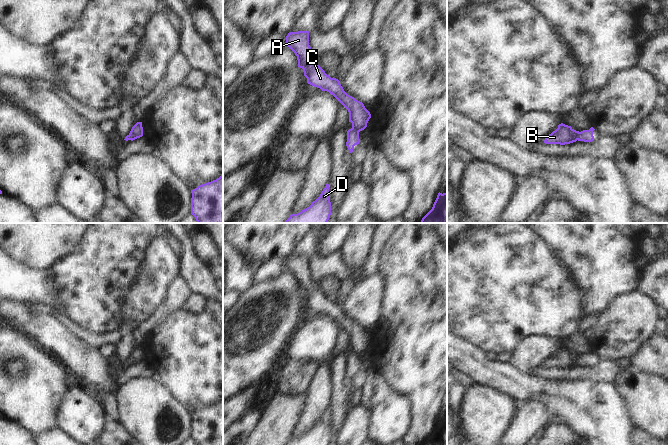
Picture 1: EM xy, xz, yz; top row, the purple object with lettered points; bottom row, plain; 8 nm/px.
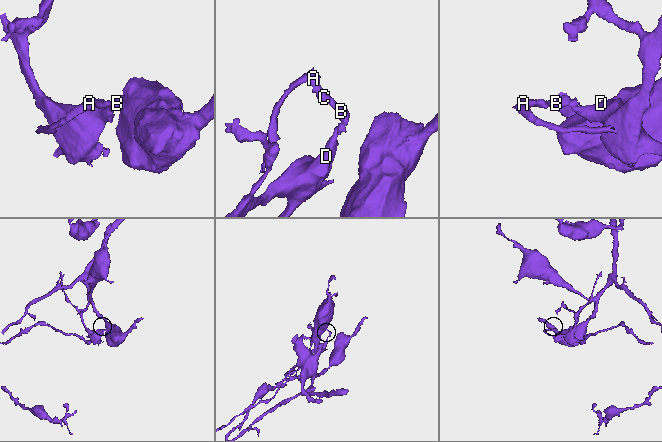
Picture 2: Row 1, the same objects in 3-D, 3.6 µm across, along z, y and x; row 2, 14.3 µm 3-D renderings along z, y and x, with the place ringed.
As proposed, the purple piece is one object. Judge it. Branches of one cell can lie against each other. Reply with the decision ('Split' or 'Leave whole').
Split

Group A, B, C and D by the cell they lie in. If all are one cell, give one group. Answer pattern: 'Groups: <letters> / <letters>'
Groups: A B C / D

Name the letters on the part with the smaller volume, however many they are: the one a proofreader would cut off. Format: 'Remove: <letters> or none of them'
Remove: A, B, C

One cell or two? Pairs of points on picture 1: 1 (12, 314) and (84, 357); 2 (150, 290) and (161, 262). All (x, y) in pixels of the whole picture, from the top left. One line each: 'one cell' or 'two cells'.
1: one cell
2: one cell

